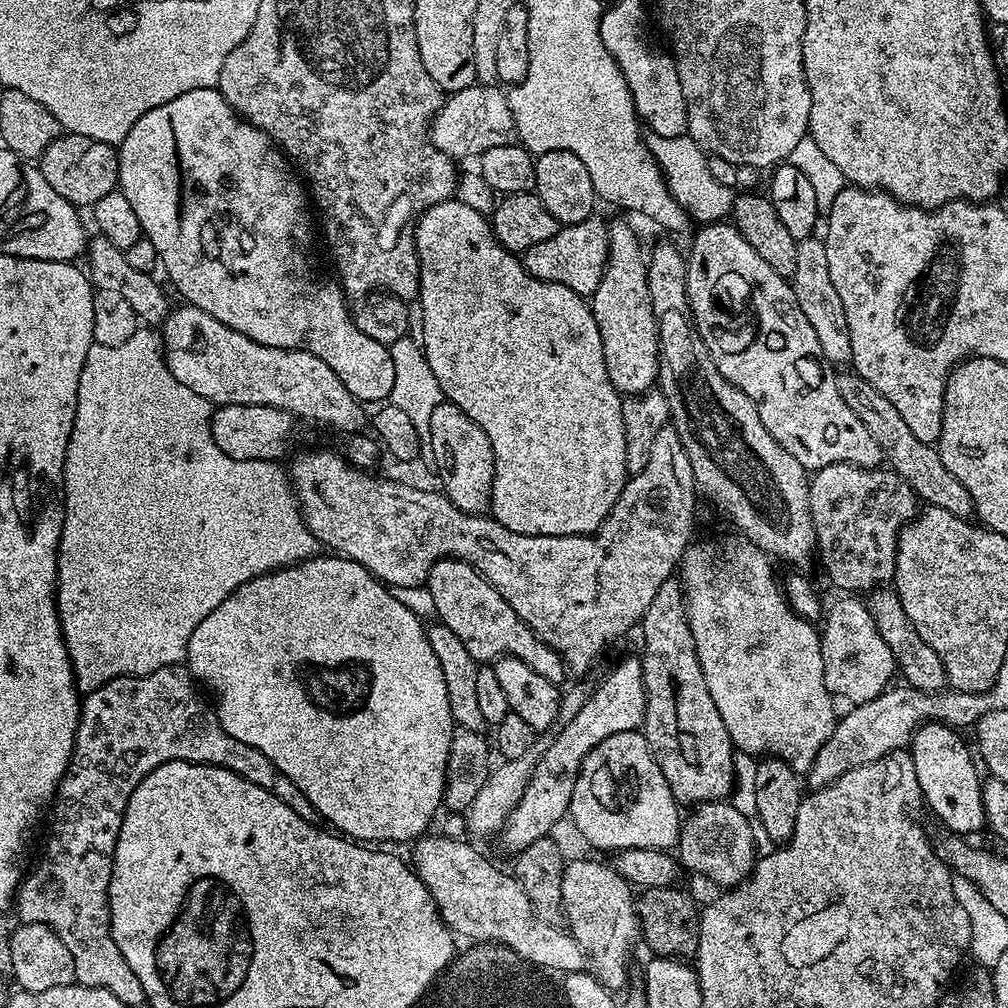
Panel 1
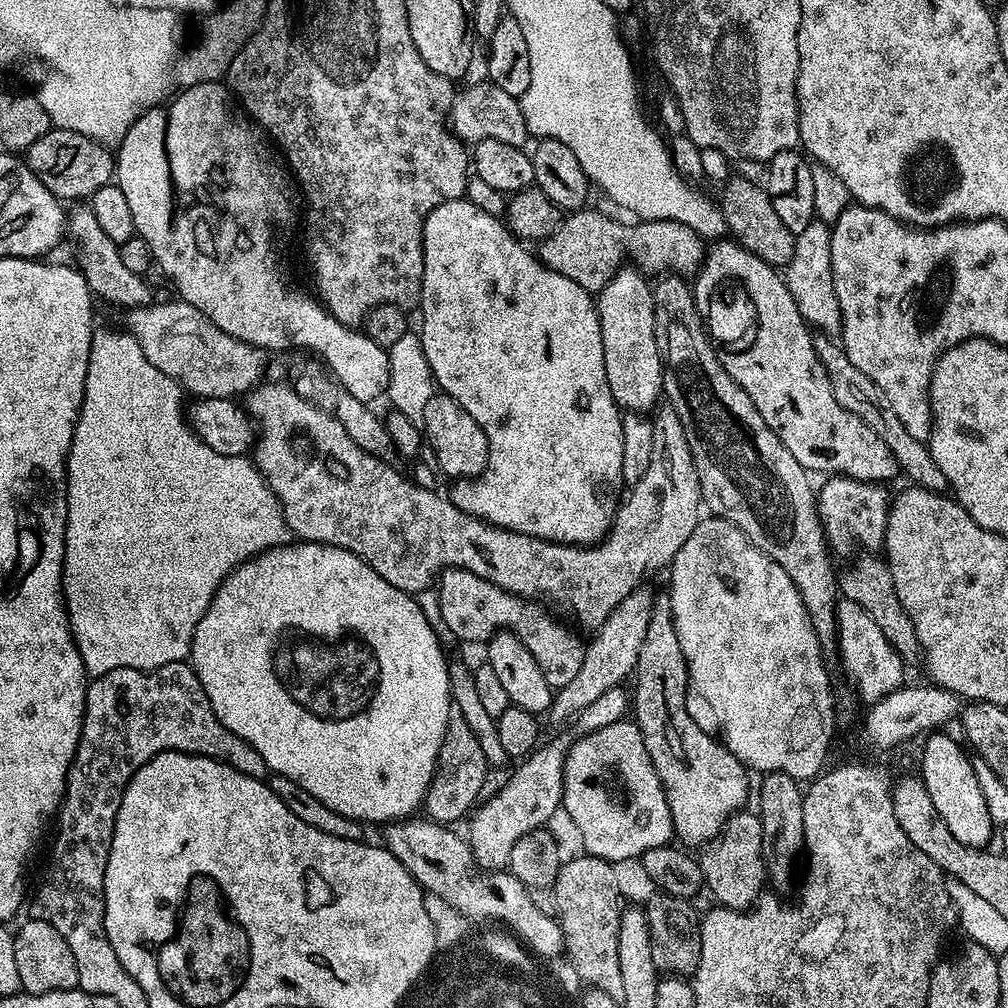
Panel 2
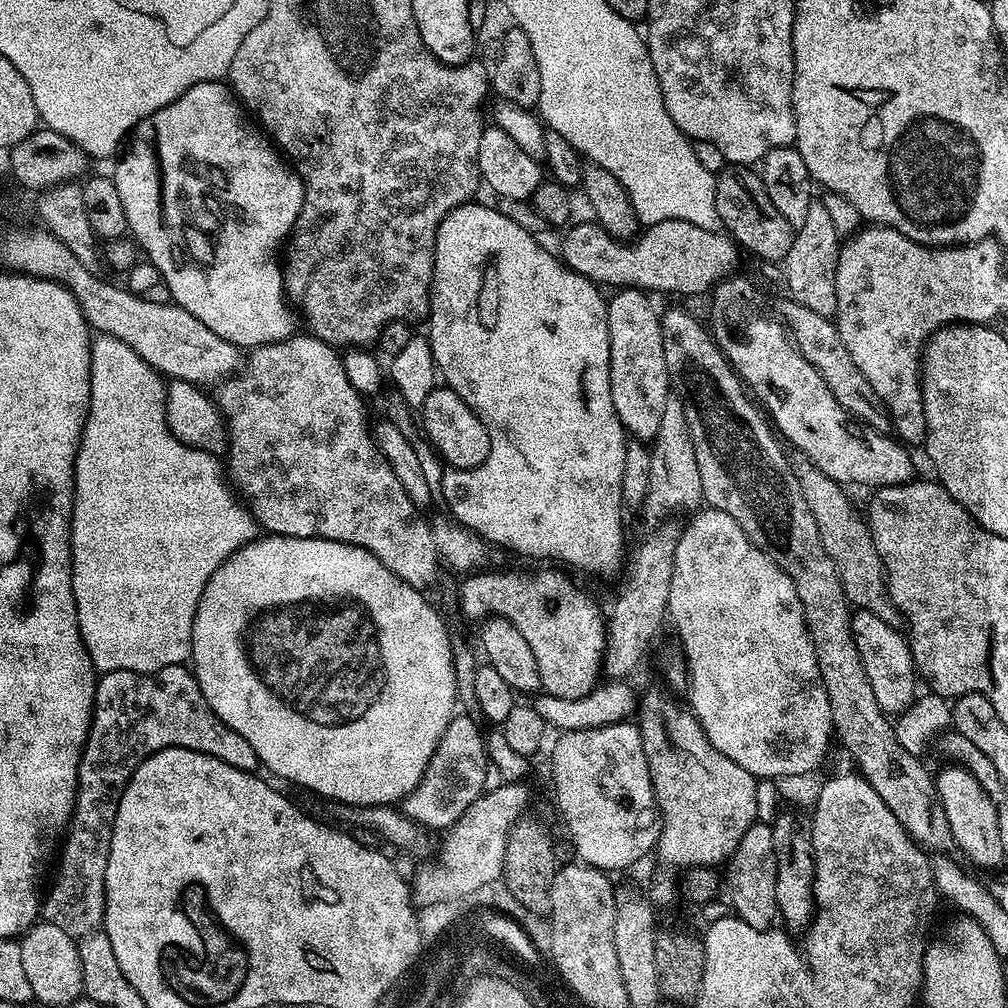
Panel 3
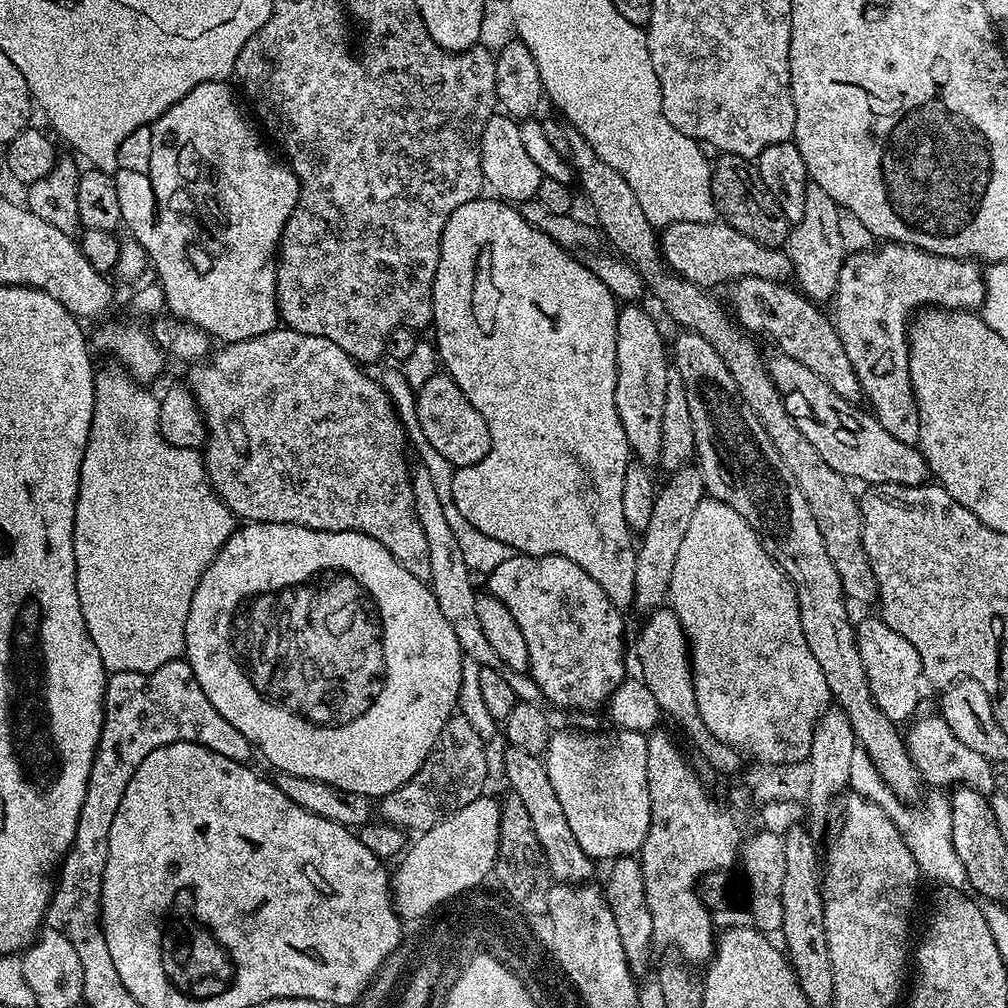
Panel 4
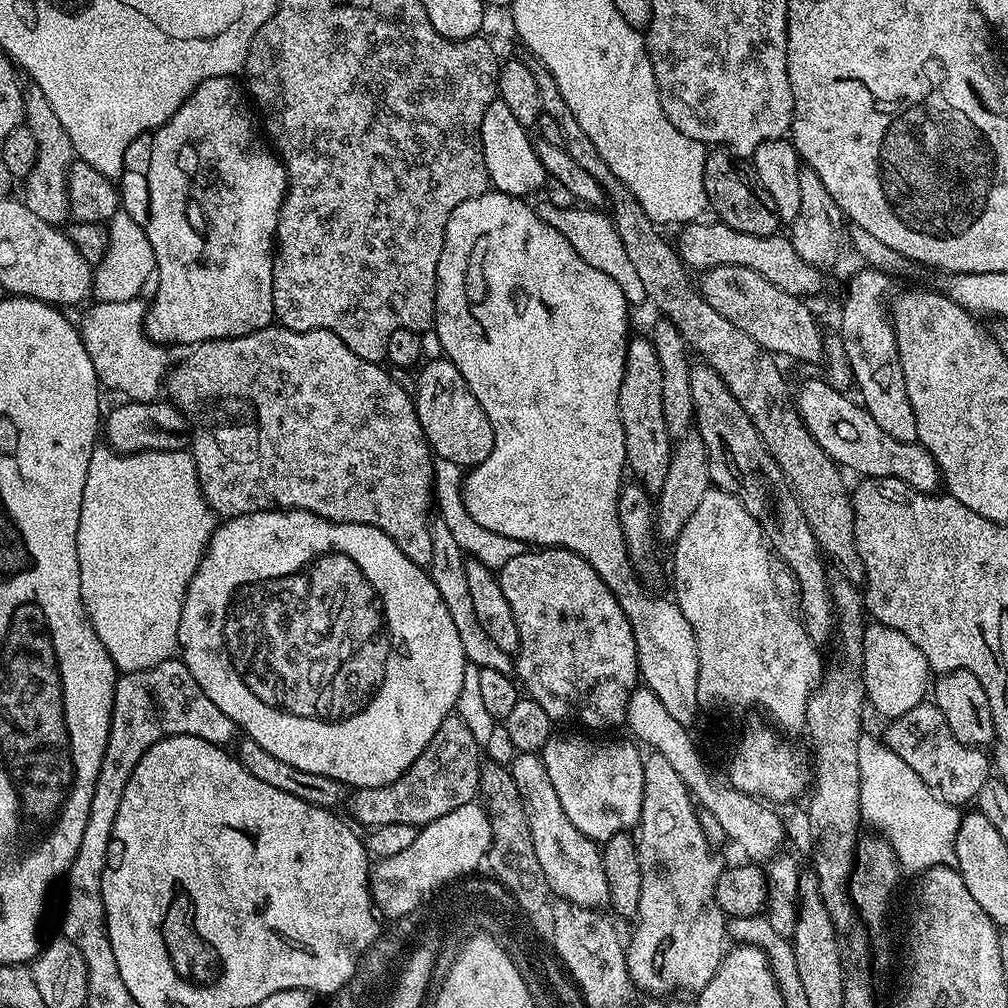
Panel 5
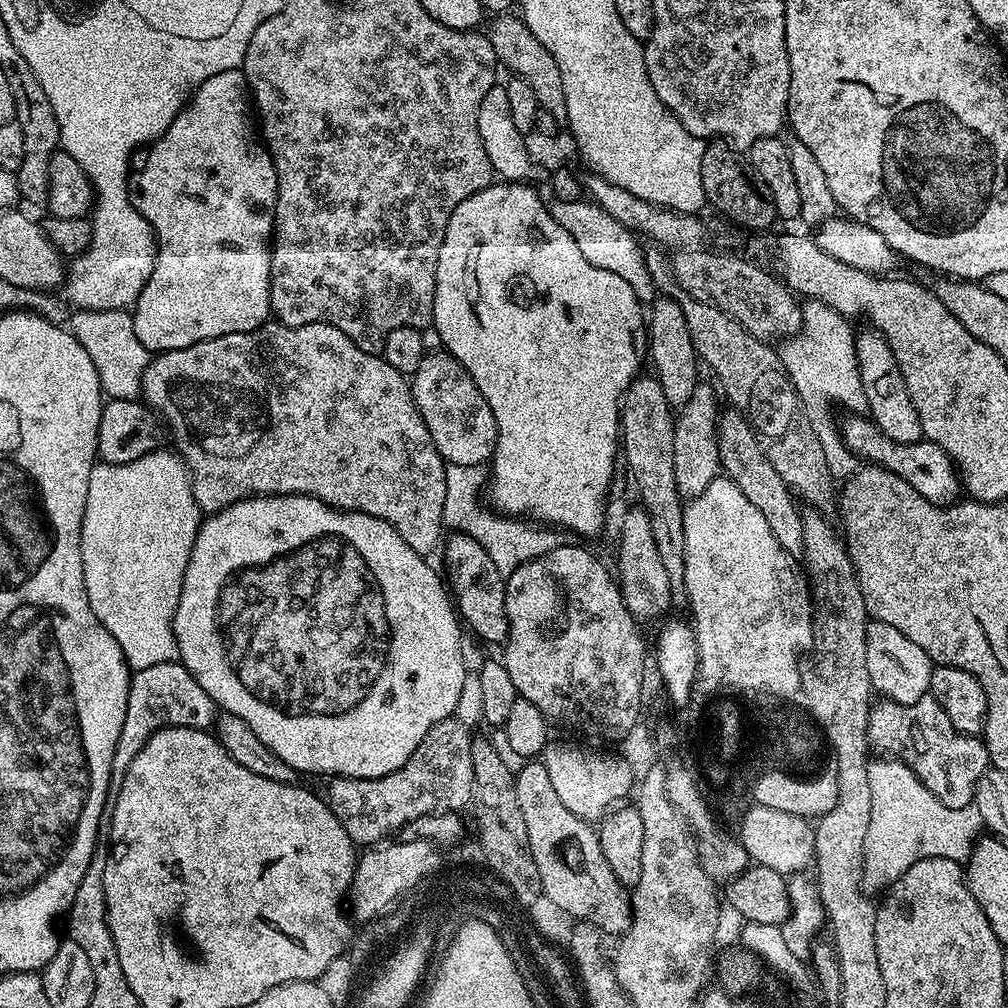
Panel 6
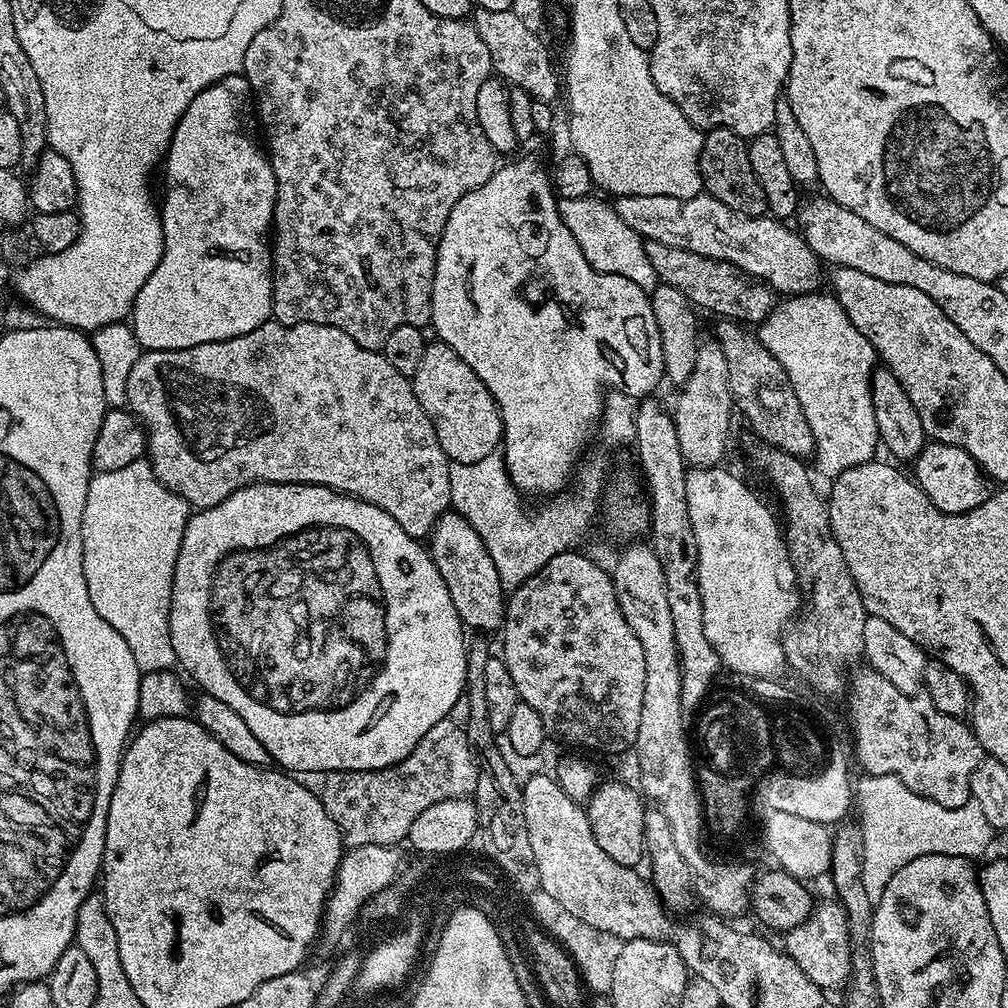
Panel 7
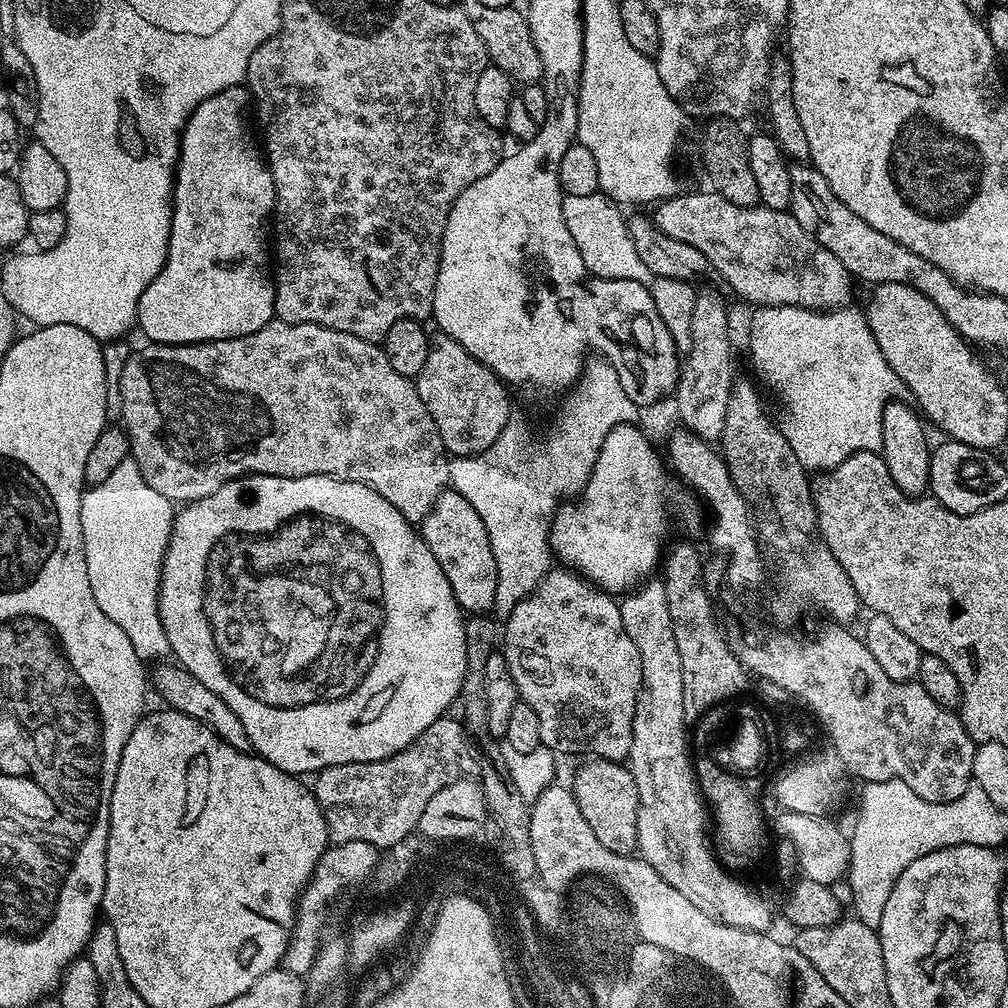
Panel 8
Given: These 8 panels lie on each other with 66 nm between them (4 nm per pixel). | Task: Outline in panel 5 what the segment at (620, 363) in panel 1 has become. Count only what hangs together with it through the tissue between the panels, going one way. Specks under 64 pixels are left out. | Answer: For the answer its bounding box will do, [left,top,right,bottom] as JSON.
[618,335,674,494]

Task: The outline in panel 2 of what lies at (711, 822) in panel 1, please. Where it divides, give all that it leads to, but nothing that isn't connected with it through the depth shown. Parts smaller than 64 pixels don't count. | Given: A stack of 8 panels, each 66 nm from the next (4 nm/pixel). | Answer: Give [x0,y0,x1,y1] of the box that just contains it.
[698,811,766,910]

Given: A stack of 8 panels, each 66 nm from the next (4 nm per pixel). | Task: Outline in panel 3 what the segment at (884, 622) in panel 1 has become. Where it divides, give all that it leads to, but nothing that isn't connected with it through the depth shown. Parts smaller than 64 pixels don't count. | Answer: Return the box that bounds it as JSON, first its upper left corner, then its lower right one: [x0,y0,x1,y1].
[796,459,902,629]

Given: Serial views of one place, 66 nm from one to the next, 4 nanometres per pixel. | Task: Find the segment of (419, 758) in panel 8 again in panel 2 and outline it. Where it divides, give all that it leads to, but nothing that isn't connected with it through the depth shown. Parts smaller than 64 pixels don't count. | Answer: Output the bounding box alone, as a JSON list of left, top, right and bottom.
[422,714,490,826]

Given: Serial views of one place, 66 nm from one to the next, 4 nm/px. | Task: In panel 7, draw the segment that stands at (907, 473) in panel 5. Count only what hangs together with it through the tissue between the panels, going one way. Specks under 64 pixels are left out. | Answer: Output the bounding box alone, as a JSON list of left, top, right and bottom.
[914,443,994,514]

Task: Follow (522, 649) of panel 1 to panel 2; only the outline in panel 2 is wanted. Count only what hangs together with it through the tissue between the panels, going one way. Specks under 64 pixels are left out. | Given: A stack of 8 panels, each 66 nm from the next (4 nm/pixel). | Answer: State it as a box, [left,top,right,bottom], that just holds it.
[435,568,585,690]

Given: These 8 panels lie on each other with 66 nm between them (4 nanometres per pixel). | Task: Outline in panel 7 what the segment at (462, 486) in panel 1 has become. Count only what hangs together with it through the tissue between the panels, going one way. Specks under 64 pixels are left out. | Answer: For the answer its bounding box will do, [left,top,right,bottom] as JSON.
[410,342,504,464]

